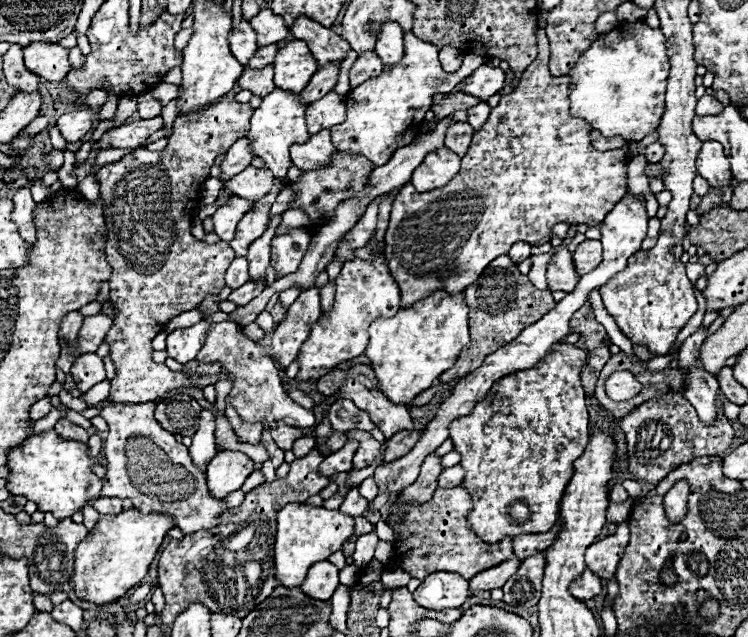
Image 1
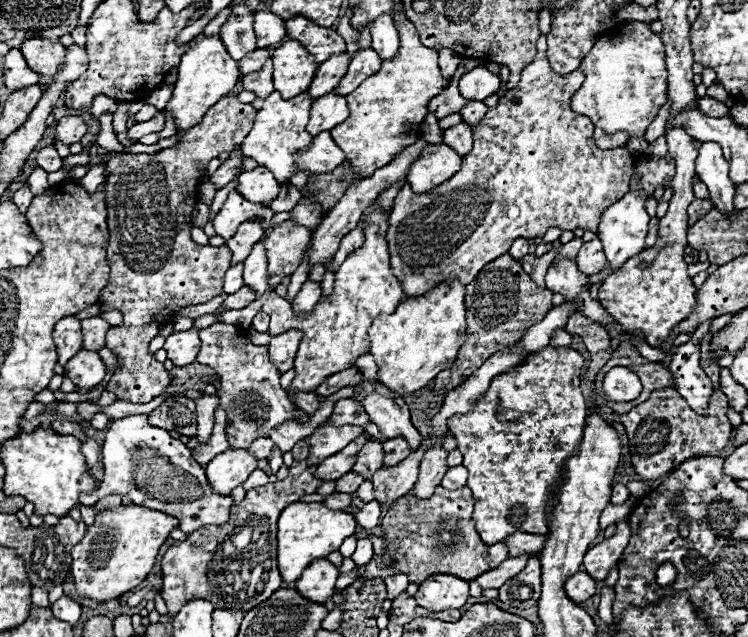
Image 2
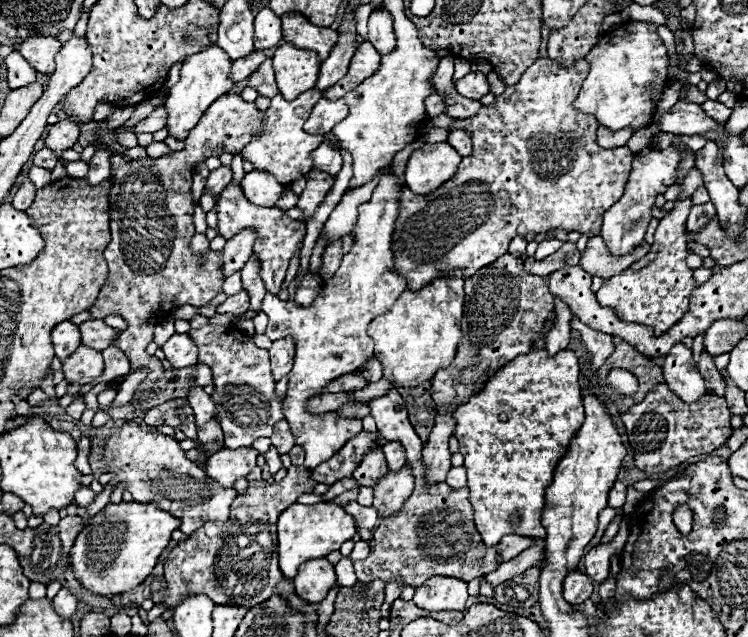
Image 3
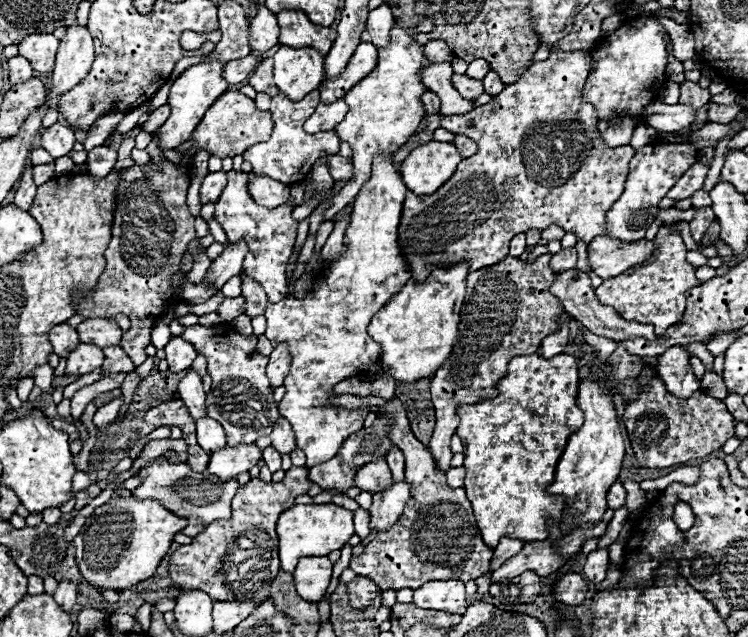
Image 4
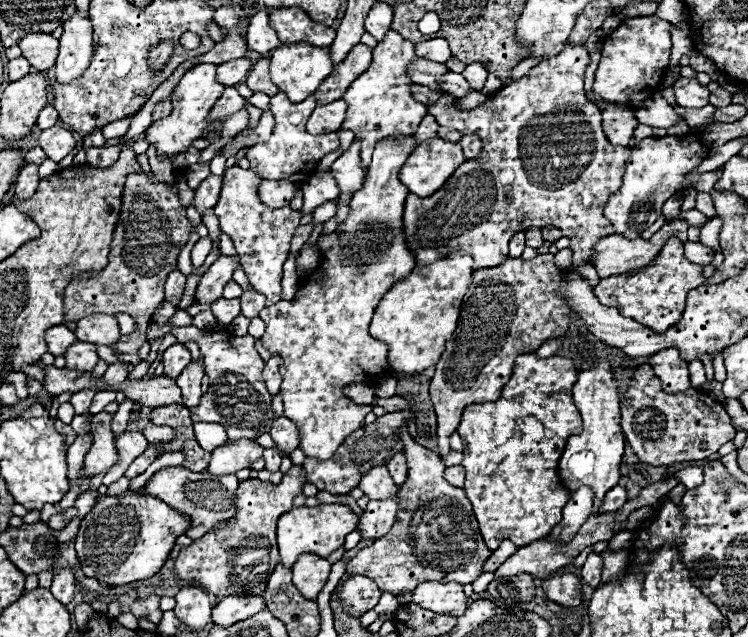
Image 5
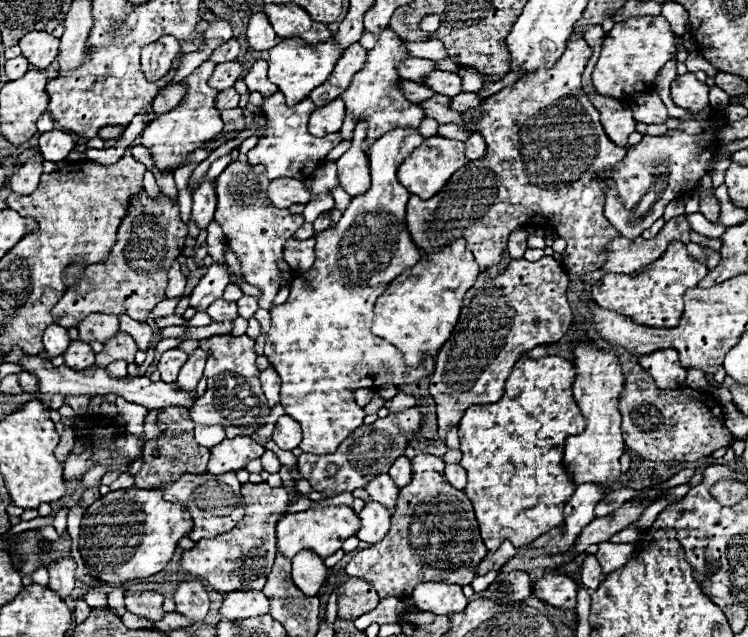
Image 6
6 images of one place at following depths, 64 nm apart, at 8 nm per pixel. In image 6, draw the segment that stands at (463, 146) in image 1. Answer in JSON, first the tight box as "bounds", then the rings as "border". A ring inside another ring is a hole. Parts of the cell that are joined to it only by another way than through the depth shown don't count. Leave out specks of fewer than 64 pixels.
{"bounds":[466,134,486,160],"border":[[[472,134],[468,140],[466,140],[466,158],[468,160],[478,160],[486,154],[486,142],[480,134]]]}

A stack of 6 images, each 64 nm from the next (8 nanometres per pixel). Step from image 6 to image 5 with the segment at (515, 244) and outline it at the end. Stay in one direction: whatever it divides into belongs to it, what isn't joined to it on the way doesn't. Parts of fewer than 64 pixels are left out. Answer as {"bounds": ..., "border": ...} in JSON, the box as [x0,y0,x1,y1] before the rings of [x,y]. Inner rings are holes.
{"bounds":[510,232,526,258],"border":[[[524,232],[514,234],[514,238],[510,240],[510,258],[520,258],[524,248],[526,248],[526,244],[524,244]]]}

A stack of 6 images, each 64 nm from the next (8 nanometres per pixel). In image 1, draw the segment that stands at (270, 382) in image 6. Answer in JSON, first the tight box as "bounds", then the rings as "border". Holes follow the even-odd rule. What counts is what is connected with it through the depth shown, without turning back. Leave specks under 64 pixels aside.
{"bounds":[272,286,320,368],"border":[[[312,286],[308,290],[302,290],[296,302],[288,308],[286,320],[272,332],[272,358],[278,362],[278,366],[288,368],[298,352],[302,342],[306,342],[310,324],[320,318],[320,294],[318,288]]]}

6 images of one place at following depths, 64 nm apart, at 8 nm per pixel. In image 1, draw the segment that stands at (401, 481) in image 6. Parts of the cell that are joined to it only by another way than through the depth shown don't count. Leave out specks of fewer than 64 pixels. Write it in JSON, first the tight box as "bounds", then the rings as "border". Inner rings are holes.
{"bounds":[384,432,420,462],"border":[[[398,432],[390,440],[386,440],[386,452],[384,452],[384,462],[394,462],[402,456],[406,456],[418,442],[420,432]]]}

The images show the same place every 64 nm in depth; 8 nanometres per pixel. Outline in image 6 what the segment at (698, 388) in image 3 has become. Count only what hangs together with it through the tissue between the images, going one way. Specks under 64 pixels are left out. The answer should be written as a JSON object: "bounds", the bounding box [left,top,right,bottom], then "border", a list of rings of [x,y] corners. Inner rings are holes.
{"bounds":[638,350,686,390],"border":[[[656,350],[652,354],[642,354],[638,364],[654,378],[656,386],[666,390],[678,390],[686,386],[686,368],[678,362],[676,350]]]}

